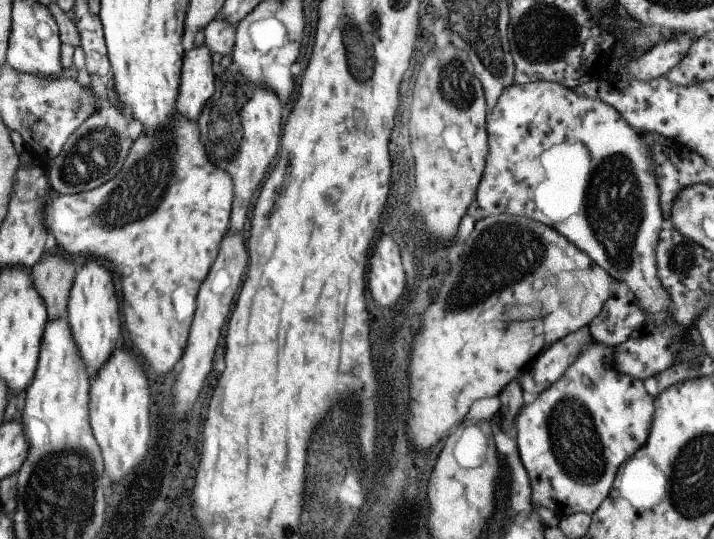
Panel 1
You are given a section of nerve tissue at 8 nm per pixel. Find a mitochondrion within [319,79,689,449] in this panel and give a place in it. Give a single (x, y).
(613, 204)

